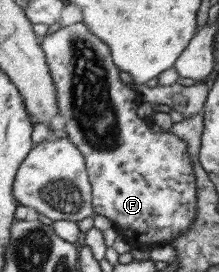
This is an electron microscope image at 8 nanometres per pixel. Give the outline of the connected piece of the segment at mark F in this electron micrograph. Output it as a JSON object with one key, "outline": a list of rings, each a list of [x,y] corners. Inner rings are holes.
{"outline":[[[83,22],[60,27],[53,33],[45,34],[39,42],[55,87],[56,104],[59,115],[64,119],[66,138],[84,159],[93,213],[113,222],[131,246],[169,244],[177,235],[189,229],[195,217],[197,190],[186,143],[165,131],[151,131],[146,119],[135,114],[141,103],[139,93],[120,80],[119,68],[112,62],[107,44],[95,39]]]}

